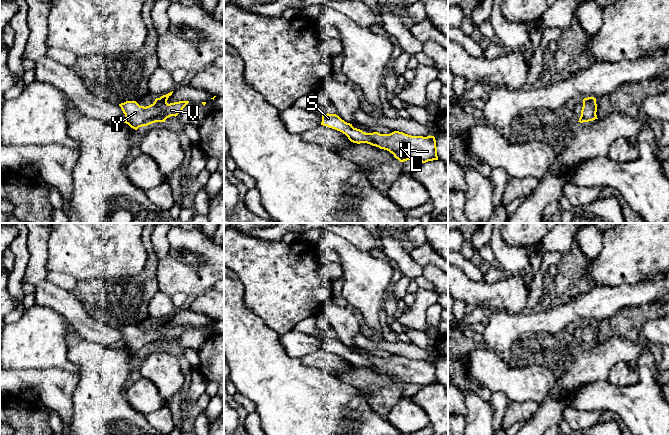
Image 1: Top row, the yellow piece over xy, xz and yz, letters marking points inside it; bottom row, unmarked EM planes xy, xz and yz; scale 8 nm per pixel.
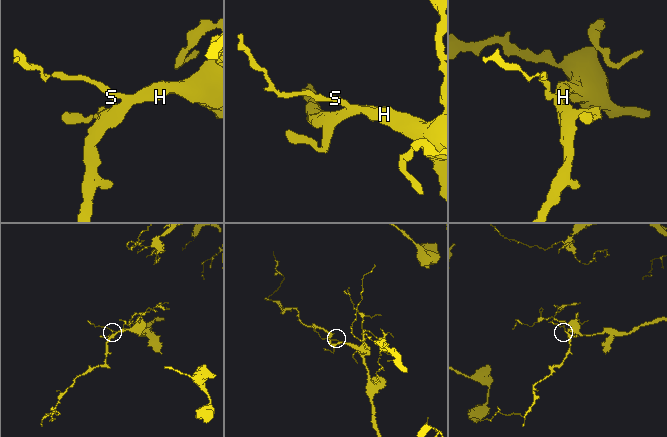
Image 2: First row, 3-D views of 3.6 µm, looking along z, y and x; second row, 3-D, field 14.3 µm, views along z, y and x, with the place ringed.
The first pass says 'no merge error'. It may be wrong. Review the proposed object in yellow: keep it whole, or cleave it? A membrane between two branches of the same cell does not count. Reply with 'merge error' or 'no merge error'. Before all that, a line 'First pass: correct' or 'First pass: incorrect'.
First pass: correct
no merge error

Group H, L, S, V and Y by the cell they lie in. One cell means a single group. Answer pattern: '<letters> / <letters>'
H L S V Y

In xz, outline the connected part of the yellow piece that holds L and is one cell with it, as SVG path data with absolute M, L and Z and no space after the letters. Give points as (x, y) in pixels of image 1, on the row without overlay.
M323 338L321 349L345 358L353 367L367 367L389 375L400 386L416 384L422 387L438 384L436 364L434 360L411 360L394 355L390 358L378 356L365 357L354 352L336 338Z

